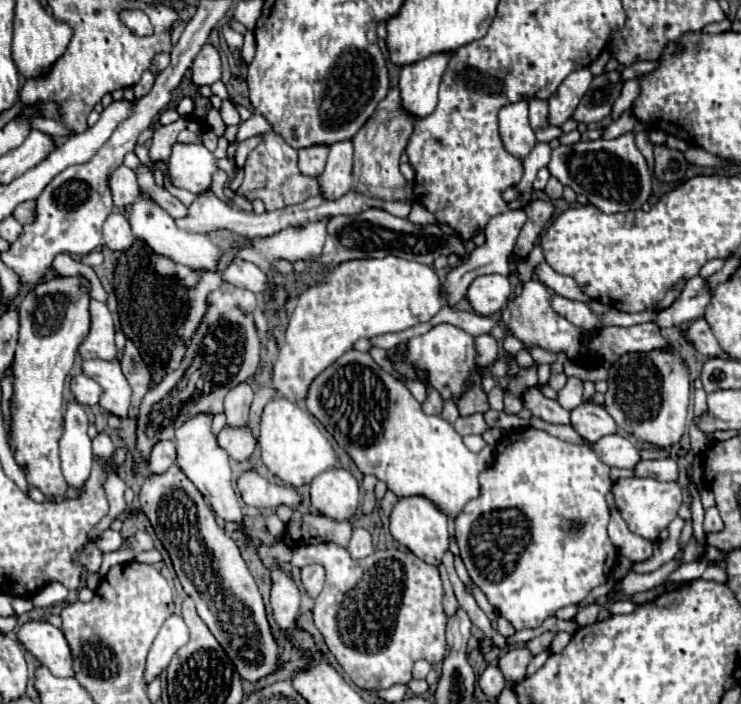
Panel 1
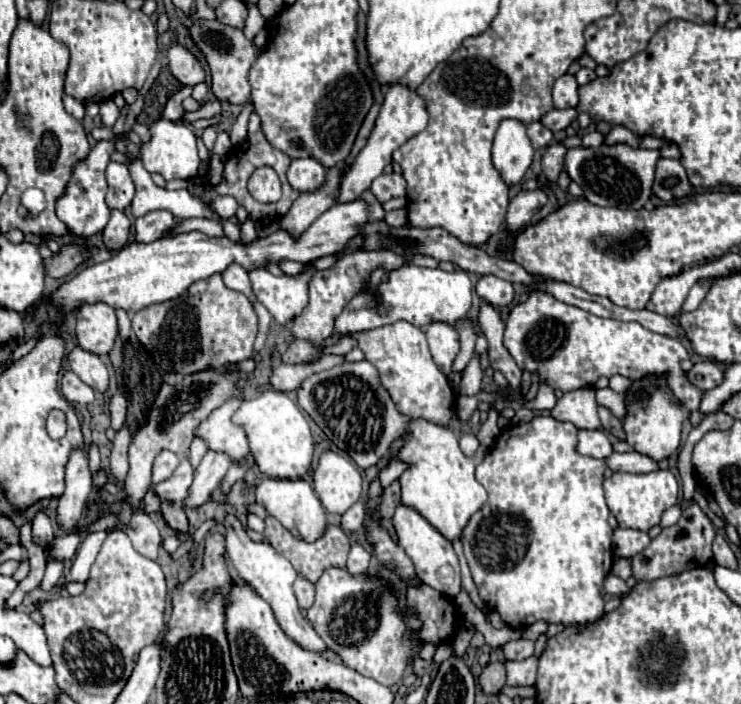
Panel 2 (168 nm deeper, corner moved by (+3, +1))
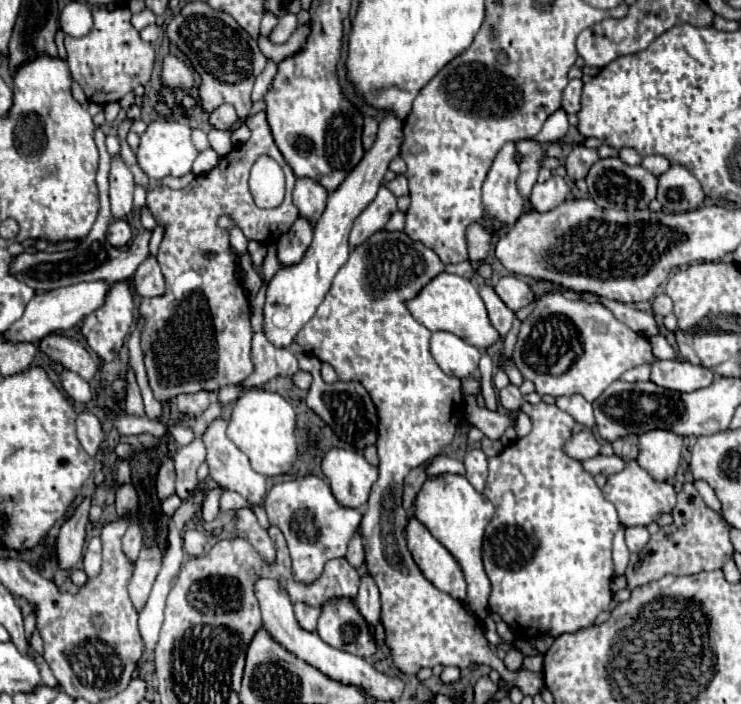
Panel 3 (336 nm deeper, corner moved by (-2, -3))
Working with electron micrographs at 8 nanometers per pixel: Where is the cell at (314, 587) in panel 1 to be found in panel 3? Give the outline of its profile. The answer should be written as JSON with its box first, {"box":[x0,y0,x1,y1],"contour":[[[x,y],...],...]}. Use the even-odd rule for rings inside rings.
{"box":[294,602,320,630],"contour":[[[296,602],[294,604],[294,612],[296,612],[296,620],[304,630],[316,630],[316,620],[320,616],[320,608],[312,608],[304,602]]]}

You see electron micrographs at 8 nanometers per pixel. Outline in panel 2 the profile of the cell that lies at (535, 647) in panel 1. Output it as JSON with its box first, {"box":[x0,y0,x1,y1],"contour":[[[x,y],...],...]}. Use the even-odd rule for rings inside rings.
{"box":[503,640,533,660],"contour":[[[511,640],[507,644],[503,644],[503,654],[505,660],[525,660],[529,656],[533,656],[533,642],[531,640]]]}

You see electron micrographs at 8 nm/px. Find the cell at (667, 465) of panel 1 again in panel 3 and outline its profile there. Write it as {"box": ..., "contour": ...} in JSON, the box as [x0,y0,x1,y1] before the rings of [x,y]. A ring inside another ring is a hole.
{"box":[584,456,628,474],"contour":[[[594,456],[584,464],[584,470],[588,470],[590,474],[614,474],[614,472],[622,472],[628,466],[628,460],[620,458],[620,456]]]}

